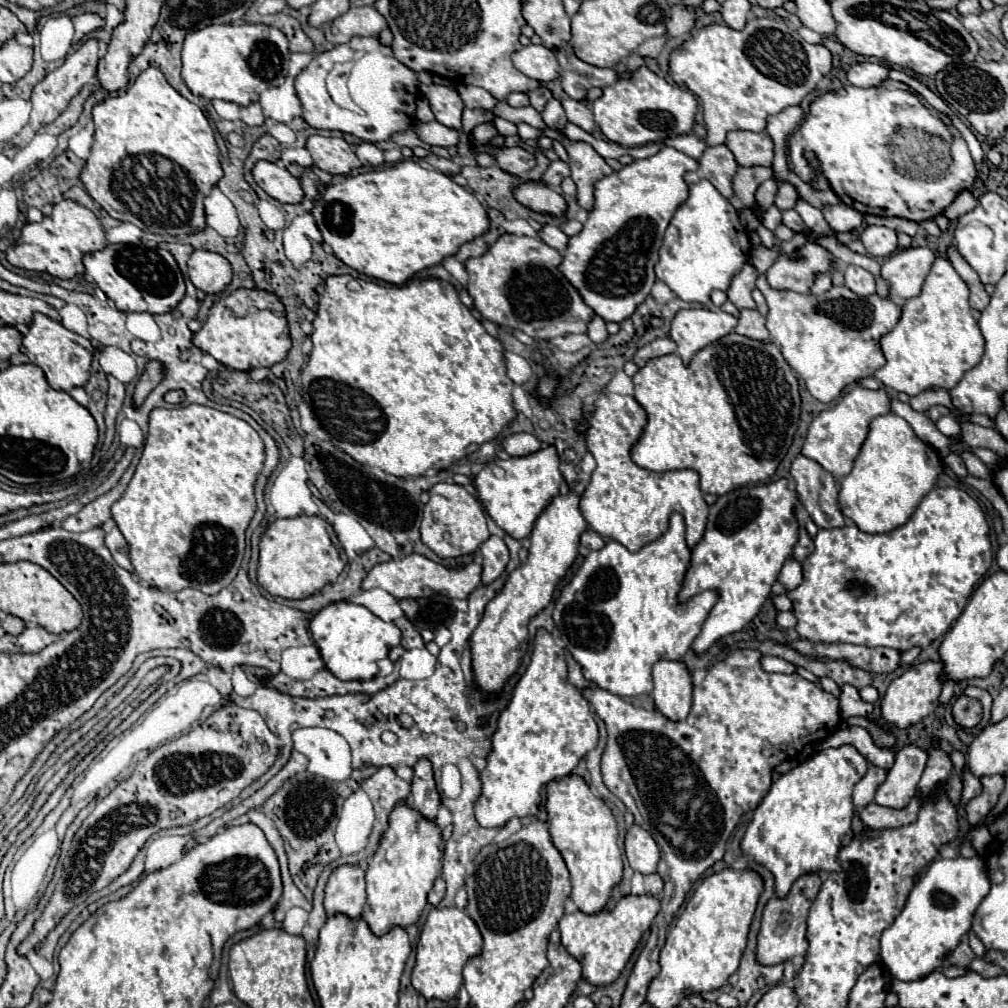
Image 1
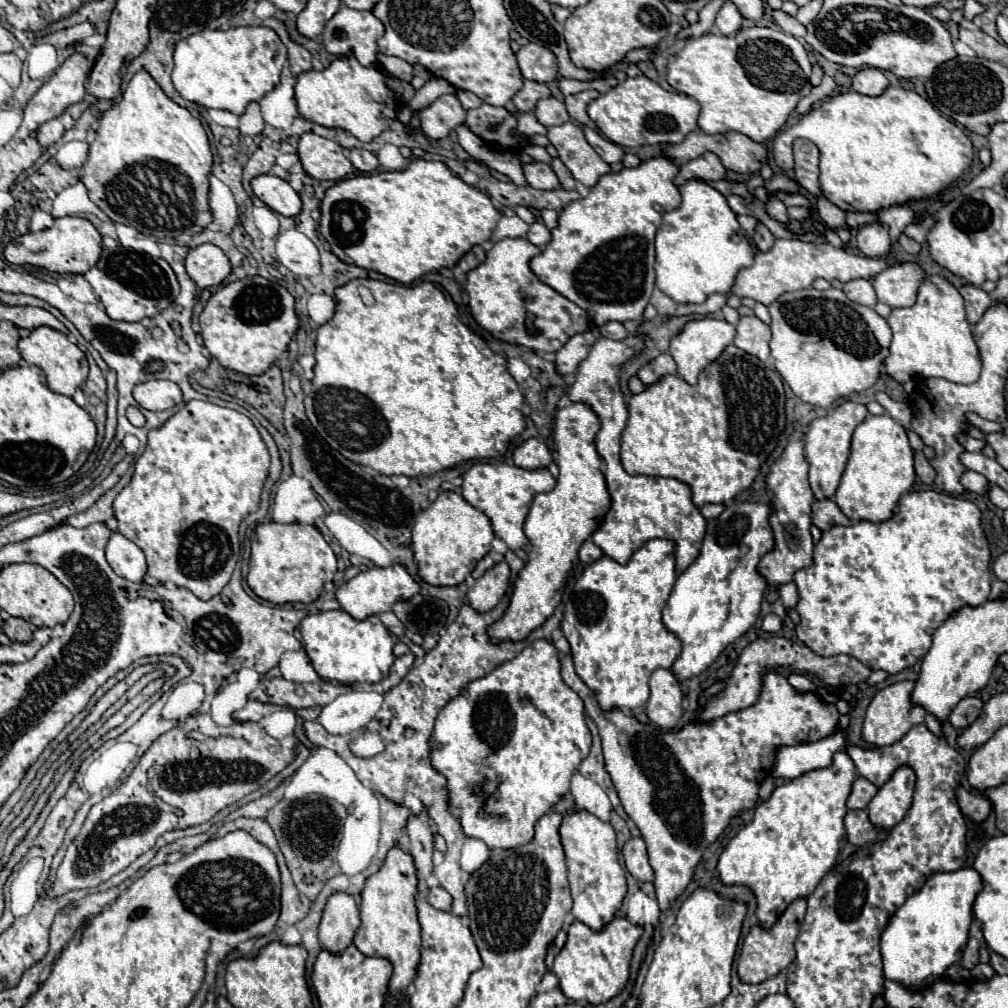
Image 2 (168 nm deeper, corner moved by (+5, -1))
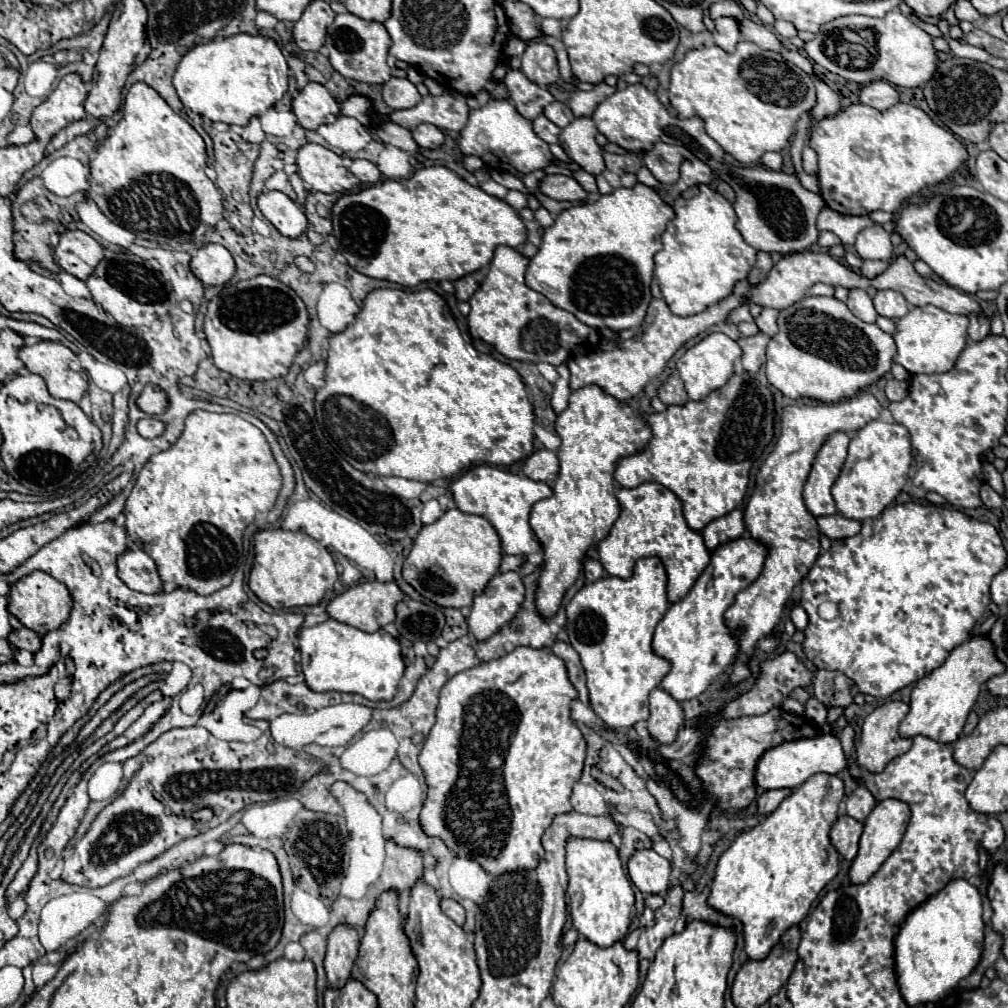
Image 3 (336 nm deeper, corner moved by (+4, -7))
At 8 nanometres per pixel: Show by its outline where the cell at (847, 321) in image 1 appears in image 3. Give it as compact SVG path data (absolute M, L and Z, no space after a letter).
M809 296L779 314L779 332L767 346L765 374L771 386L775 386L787 398L813 398L821 402L839 402L851 398L861 388L875 384L885 372L891 370L895 358L893 336L885 334L879 326L861 322L841 300L825 296Z

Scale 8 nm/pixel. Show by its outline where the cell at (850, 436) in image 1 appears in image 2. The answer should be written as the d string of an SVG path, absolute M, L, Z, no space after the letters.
M848 400L844 404L840 404L838 408L834 408L830 414L816 418L810 422L806 434L804 434L804 456L806 462L810 464L810 488L814 492L816 498L830 498L834 496L842 472L846 468L848 456L850 456L850 442L852 442L852 434L854 428L866 418L868 408L862 402L856 400Z

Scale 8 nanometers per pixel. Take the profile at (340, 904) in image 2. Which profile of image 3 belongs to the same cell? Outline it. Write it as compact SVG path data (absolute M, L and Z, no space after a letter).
M337 926L333 934L329 934L329 946L325 956L325 972L329 980L329 988L343 988L351 978L351 968L359 952L359 932L351 926Z

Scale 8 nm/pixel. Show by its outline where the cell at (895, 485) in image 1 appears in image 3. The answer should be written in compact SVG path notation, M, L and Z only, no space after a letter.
M871 420L849 442L849 456L841 468L839 478L835 480L831 494L835 498L837 510L853 520L877 518L885 506L889 506L897 494L903 490L909 468L911 468L911 434L905 426L893 422L885 424L881 420Z

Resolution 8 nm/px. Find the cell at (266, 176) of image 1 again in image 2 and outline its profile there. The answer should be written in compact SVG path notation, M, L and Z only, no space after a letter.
M260 174L252 178L252 190L270 210L282 216L296 216L302 210L298 192L274 174Z

